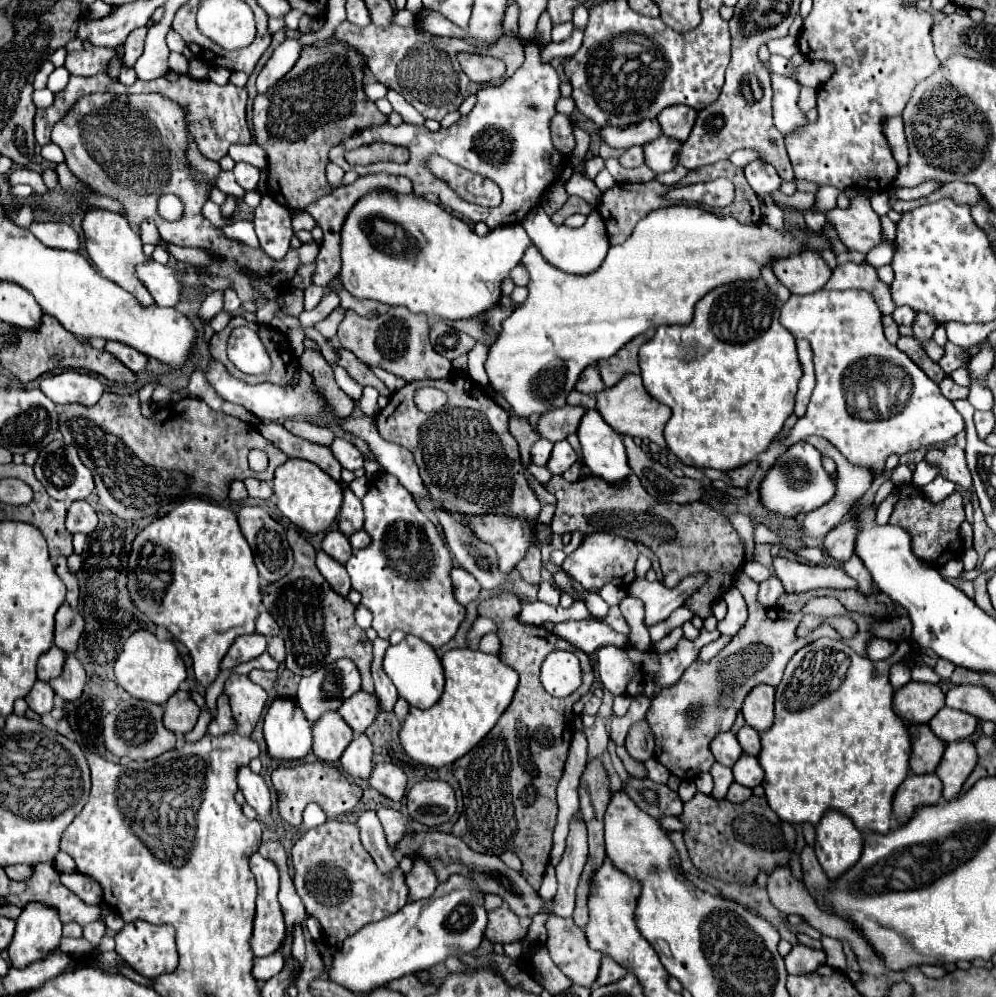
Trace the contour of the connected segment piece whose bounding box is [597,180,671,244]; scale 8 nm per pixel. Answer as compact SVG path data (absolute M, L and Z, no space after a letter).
M657 180L637 182L637 184L633 184L633 182L615 182L613 188L605 190L603 196L601 196L601 200L599 200L597 210L599 210L599 214L601 214L603 220L605 220L609 244L623 244L623 242L631 236L635 224L637 224L641 218L645 218L645 216L647 216L649 212L653 212L655 208L669 206L671 202L667 202L667 200L661 198L661 192L665 192L665 190L669 190L669 186L663 186L663 184L659 184Z

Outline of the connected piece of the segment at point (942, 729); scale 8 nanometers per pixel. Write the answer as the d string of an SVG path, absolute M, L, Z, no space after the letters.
M941 708L929 722L931 730L947 744L957 742L959 738L963 740L969 738L975 732L977 724L979 724L979 718L953 708Z

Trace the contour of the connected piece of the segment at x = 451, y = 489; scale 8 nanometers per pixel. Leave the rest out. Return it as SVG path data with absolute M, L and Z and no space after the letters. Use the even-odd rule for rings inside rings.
M451 374L449 378L441 378L441 380L409 382L401 390L391 394L389 404L375 416L375 422L377 422L379 434L385 440L395 442L413 452L423 484L427 486L431 498L441 502L445 510L465 514L465 516L483 516L483 514L515 516L519 520L529 522L531 526L533 526L533 520L537 520L541 504L525 476L517 442L507 430L507 424L509 424L507 412L491 396L487 396L485 390L471 376ZM423 386L441 388L449 396L449 404L441 408L441 412L435 412L433 416L419 412L417 406L413 404L413 394L417 388L423 388Z

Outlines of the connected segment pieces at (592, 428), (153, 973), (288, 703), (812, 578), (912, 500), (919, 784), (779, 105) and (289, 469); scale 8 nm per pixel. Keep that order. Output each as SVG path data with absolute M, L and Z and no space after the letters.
M587 410L577 436L585 466L591 468L593 476L599 476L609 484L617 484L631 474L621 436L601 418L597 410Z
M137 920L131 924L125 924L121 932L115 934L115 950L117 954L141 976L147 978L157 978L165 972L173 972L177 968L177 950L175 950L175 928L165 924L165 926L153 926L149 922Z
M275 698L269 704L263 732L275 760L299 760L311 752L311 724L293 698Z
M773 558L773 568L785 586L785 592L807 592L817 588L849 590L857 588L857 582L845 574L839 566L809 566L789 558Z
M904 484L897 487L899 490L899 500L893 508L891 514L891 524L897 524L905 530L909 530L911 538L913 538L913 552L933 564L933 566L943 566L953 558L961 558L963 556L963 542L959 544L959 528L961 522L965 520L965 510L963 510L963 494L959 490L955 490L953 494L949 494L945 500L941 502L931 502L921 490L913 487L911 484Z
M909 774L903 784L897 788L893 800L893 812L899 824L905 824L917 806L921 804L937 804L943 796L943 784L935 774Z
M771 74L773 80L773 118L783 136L789 136L807 124L805 112L797 106L799 84L791 78Z
M289 458L275 470L273 490L281 514L287 516L299 530L309 534L325 532L335 522L343 500L341 486L333 478L329 478L329 474L325 474L321 468L317 468L317 464L301 458Z

